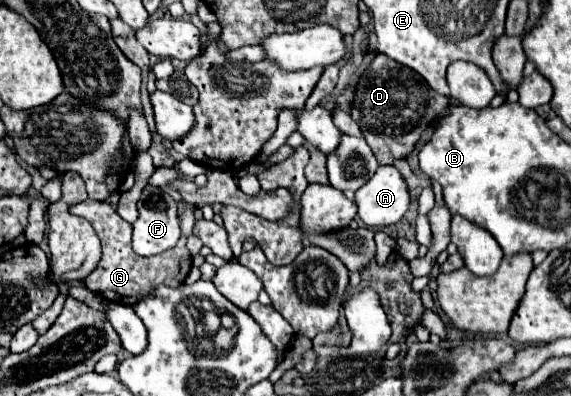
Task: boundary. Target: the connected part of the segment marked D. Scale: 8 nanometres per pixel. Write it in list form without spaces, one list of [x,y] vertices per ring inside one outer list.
[[[376,55],[356,83],[356,97],[350,115],[360,125],[366,141],[374,147],[380,165],[394,165],[396,159],[406,159],[424,129],[448,107],[448,97],[438,95],[410,67],[394,63],[386,55]]]

